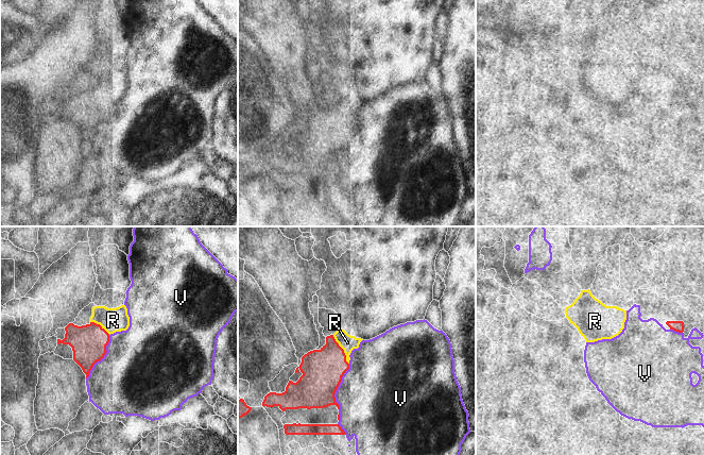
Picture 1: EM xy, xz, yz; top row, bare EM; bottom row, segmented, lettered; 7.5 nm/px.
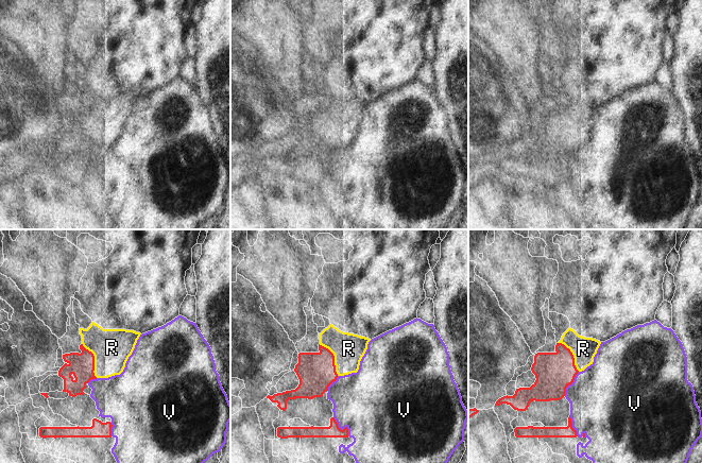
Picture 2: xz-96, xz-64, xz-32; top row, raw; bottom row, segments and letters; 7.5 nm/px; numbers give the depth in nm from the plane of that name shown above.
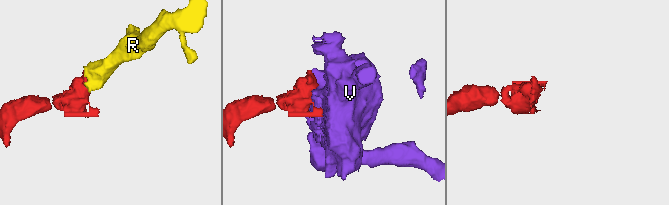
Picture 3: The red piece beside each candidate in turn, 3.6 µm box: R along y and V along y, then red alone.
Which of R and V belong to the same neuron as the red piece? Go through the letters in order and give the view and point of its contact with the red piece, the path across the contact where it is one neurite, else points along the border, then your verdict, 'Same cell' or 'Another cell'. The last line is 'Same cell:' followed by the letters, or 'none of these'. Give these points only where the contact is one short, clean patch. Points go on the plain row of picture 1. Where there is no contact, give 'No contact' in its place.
R: Touches red at xz (343, 112). Same cell
V: Touches red at xy (102, 119). Another cell
Same cell: R.

